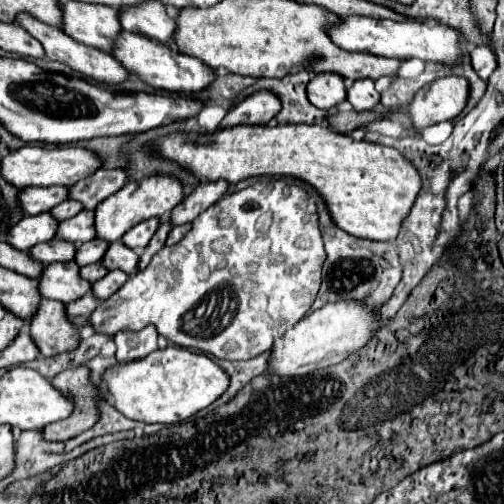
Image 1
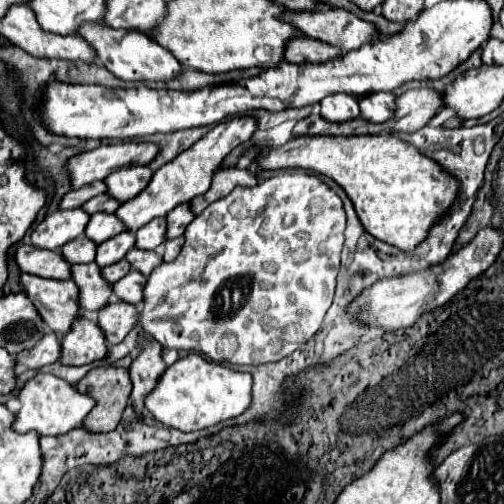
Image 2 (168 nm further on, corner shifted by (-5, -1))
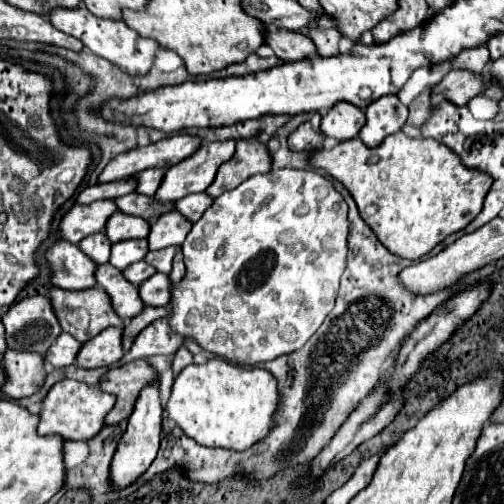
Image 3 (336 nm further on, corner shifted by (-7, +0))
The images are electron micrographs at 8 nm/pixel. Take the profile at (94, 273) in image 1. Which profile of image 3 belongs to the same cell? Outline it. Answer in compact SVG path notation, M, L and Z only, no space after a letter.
M138 261L138 263L130 265L130 267L124 271L124 277L126 277L130 283L138 285L138 283L144 283L146 279L150 279L154 273L156 273L156 269L154 269L152 265L148 265L146 261Z

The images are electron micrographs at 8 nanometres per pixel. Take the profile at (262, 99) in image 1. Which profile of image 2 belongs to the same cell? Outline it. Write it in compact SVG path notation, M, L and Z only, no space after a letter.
M234 116L230 120L220 122L206 136L202 136L196 144L192 144L188 150L180 152L174 160L170 160L162 168L158 168L154 172L148 188L144 188L134 200L122 202L118 212L114 212L114 214L118 214L118 218L122 220L122 224L126 226L128 232L136 232L138 228L148 224L150 220L166 216L178 204L186 204L192 198L202 196L210 188L212 174L214 174L214 170L218 170L222 158L232 148L248 142L254 132L256 132L256 118L254 116Z

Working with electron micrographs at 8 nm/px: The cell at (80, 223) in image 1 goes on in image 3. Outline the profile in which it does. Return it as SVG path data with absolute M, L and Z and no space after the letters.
M116 211L106 223L106 235L110 237L112 243L126 239L146 239L148 231L150 231L150 223L134 215L124 215L120 211Z

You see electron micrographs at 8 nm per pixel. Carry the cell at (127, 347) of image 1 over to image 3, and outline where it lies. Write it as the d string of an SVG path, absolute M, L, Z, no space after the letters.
M152 383L148 387L142 389L134 413L130 415L128 421L128 429L124 431L124 435L118 441L116 453L112 457L110 463L110 485L118 491L124 489L128 485L132 485L140 475L144 475L144 471L150 467L150 463L154 461L158 447L160 447L160 433L162 433L162 405L160 405L160 391L158 385Z

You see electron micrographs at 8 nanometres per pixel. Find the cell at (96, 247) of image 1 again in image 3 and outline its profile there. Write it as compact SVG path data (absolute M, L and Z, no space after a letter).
M132 239L132 241L124 241L124 243L116 243L112 245L112 255L110 255L110 263L124 271L124 267L130 267L136 261L142 261L148 253L148 243L144 239Z

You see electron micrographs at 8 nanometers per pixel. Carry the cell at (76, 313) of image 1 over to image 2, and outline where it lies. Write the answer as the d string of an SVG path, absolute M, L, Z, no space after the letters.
M110 302L98 310L96 322L110 346L120 344L136 324L136 308L126 302Z

